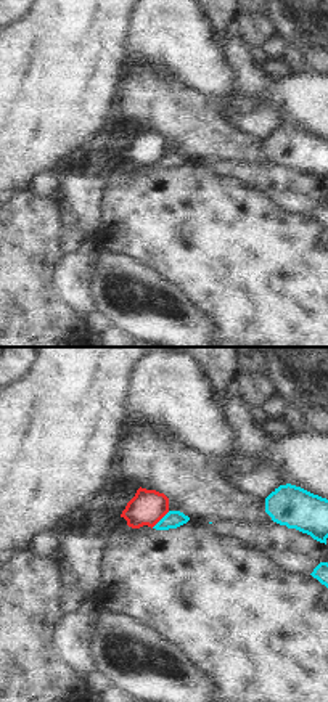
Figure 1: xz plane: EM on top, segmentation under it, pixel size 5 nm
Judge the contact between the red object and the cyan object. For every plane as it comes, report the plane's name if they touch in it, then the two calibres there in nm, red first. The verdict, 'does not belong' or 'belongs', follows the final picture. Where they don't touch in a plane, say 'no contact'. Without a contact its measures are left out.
meets red in xz; 180 nm thick on the red side, 90 nm on the other

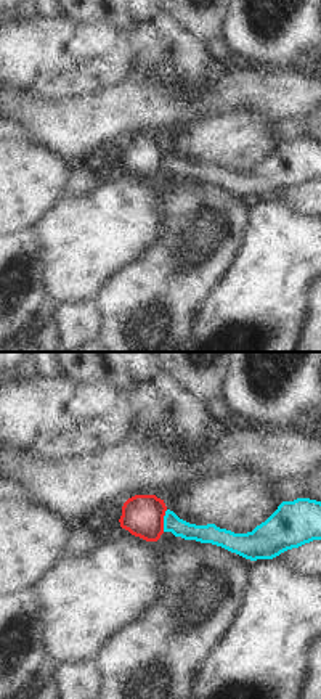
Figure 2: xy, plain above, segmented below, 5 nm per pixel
meets red in xy; 200 nm thick on the red side, 100 nm on the other

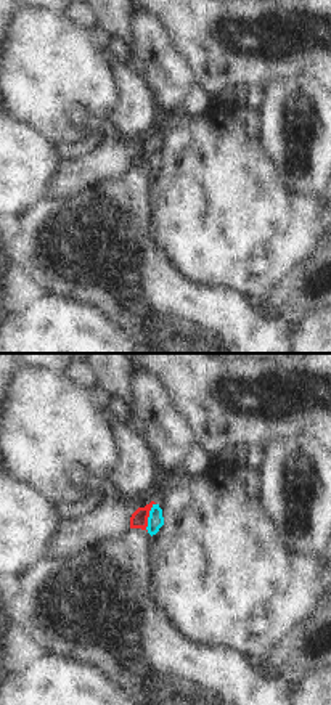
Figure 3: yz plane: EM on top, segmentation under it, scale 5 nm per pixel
meets red in yz; 90 nm thick on the red side, 80 nm on the other

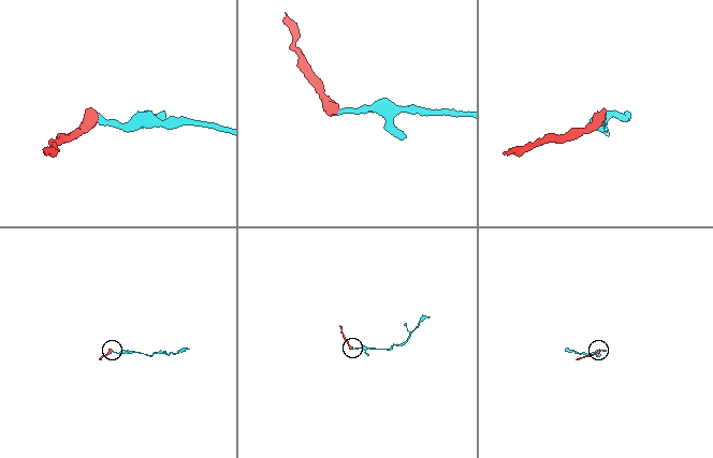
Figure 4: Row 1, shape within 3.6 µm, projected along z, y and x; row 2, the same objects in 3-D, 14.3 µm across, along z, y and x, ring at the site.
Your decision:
does not belong

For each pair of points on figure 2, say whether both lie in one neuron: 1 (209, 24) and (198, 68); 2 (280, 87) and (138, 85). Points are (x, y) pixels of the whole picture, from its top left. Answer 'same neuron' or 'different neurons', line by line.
1: different neurons
2: same neuron

